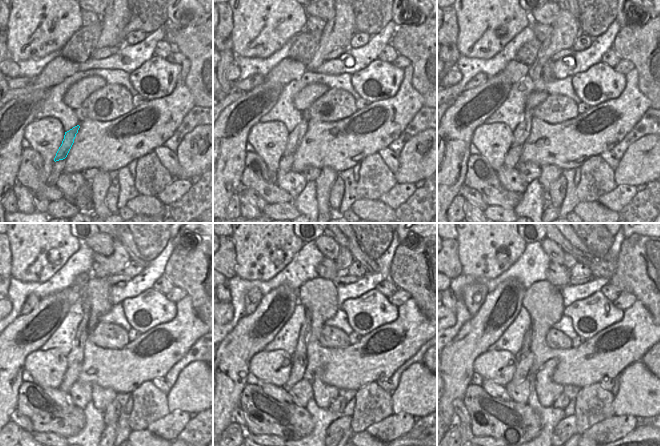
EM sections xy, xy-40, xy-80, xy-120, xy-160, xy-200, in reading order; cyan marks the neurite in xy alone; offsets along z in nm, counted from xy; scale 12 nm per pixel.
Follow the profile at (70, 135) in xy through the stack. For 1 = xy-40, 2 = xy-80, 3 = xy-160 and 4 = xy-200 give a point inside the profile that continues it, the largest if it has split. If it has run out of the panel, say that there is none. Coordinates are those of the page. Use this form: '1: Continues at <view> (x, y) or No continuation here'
1: Continues at xy-40 (296, 135)
2: Continues at xy-80 (522, 132)
3: Continues at xy-160 (304, 336)
4: Continues at xy-200 (526, 343).

